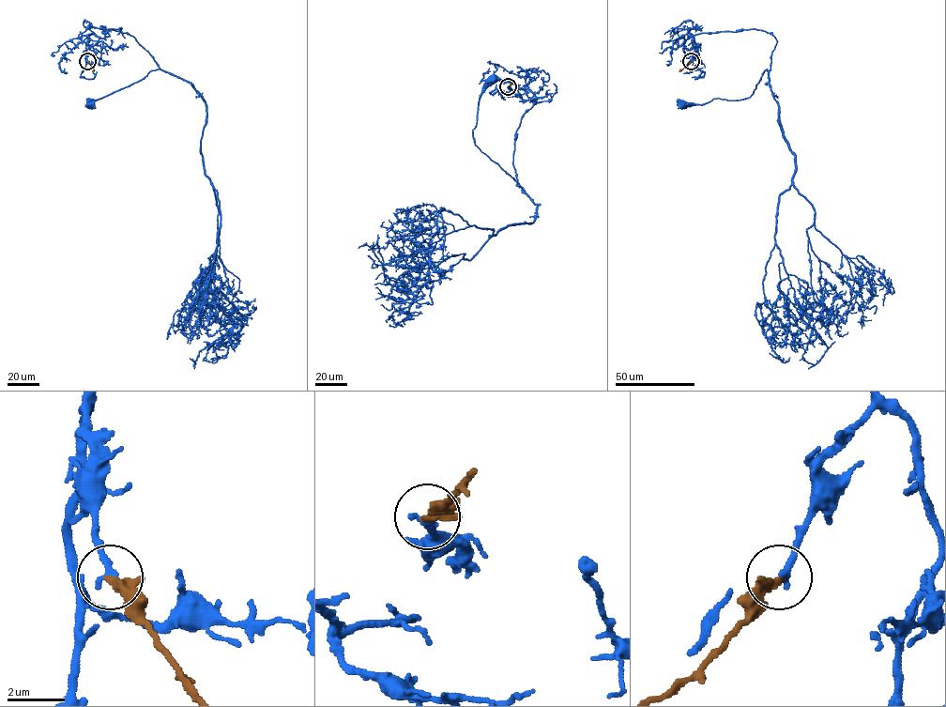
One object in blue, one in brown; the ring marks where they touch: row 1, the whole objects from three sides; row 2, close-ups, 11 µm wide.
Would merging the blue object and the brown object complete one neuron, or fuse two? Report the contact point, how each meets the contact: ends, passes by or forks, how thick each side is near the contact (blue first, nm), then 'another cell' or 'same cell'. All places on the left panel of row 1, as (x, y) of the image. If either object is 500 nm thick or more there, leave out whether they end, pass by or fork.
(87, 61) | blue ends | brown passes by | 280/280 nm | same cell

